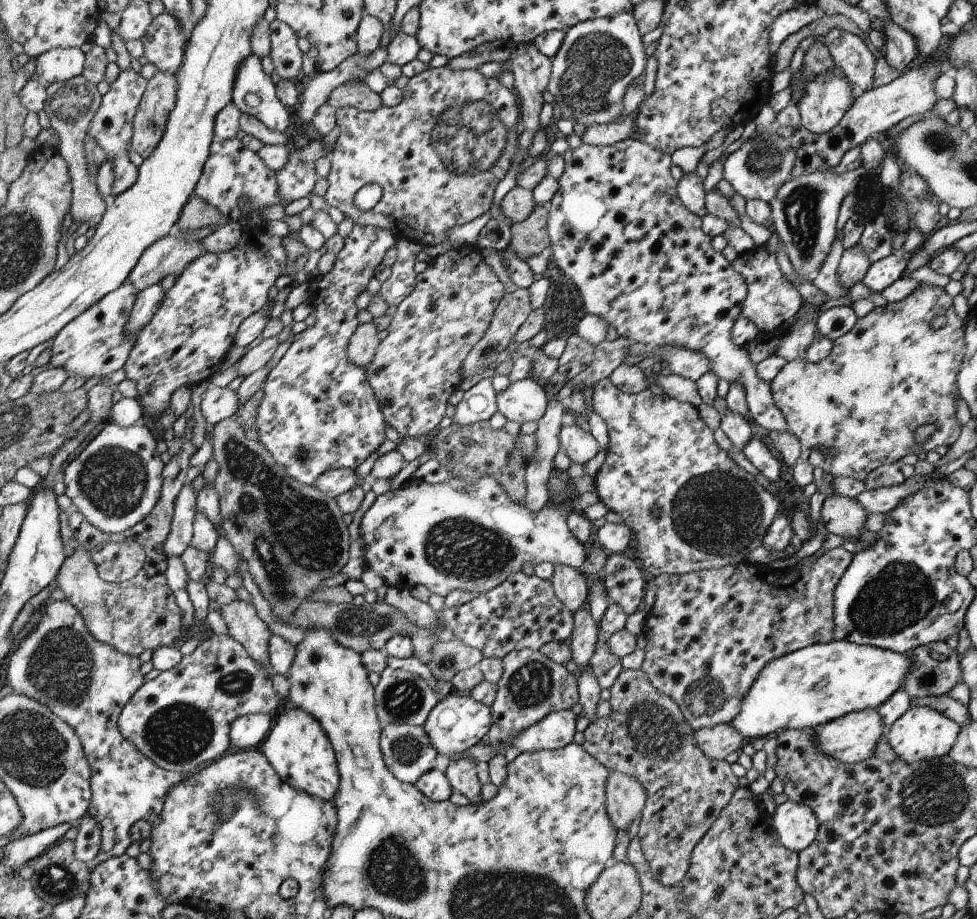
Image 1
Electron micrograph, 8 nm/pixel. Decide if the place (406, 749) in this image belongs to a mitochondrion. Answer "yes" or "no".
yes

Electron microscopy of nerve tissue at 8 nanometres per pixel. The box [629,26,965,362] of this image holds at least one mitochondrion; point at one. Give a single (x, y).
(800, 206)

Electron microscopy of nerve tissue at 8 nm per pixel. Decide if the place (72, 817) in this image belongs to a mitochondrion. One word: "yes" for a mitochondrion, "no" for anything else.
no

